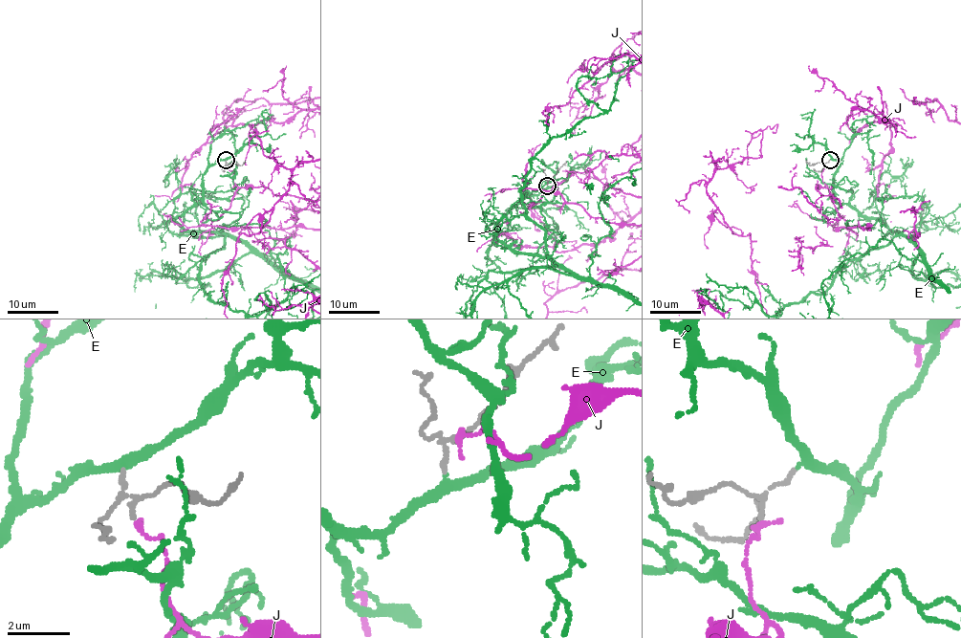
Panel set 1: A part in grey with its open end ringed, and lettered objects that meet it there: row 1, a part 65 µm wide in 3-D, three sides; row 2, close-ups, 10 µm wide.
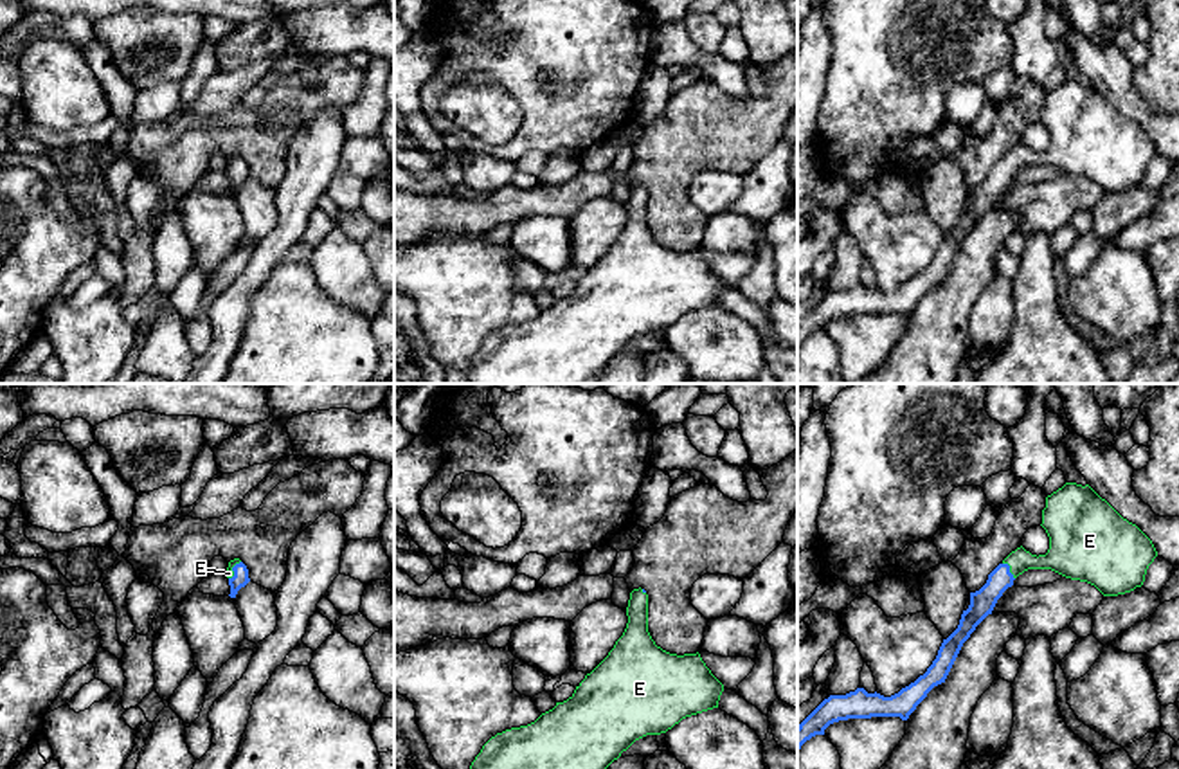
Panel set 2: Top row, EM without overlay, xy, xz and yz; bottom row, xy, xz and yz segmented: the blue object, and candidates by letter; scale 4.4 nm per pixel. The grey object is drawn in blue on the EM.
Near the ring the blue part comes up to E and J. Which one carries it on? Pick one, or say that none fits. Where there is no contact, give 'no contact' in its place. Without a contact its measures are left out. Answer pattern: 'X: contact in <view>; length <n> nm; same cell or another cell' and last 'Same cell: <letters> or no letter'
E: contact in yz; length 90 nm; same cell
J: no contact; another cell
Same cell: E

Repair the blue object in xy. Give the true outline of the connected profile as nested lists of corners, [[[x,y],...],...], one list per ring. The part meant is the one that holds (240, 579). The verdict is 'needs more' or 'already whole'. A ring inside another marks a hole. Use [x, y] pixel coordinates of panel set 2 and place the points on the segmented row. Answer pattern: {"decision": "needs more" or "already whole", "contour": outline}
{"decision": "needs more", "contour": [[[239,558],[229,562],[225,576],[229,578],[230,598],[236,598],[238,591],[250,582],[248,569]]]}

